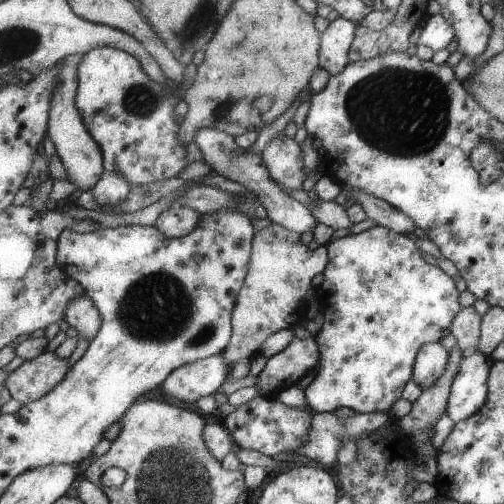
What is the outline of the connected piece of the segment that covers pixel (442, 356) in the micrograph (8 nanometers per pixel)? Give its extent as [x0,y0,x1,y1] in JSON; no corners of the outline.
[413,341,450,390]

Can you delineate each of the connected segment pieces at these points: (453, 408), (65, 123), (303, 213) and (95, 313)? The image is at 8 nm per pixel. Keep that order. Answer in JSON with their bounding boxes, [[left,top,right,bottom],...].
[[446,350,492,423],[49,54,105,192],[194,128,319,234],[66,294,103,341]]

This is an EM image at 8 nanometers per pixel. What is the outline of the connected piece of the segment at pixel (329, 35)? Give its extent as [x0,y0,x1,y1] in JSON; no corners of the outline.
[320,16,355,76]

